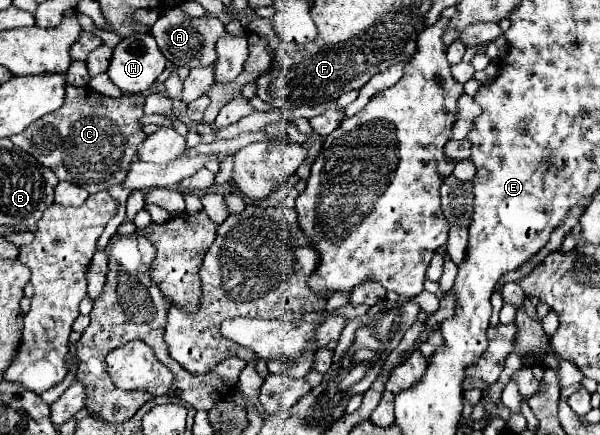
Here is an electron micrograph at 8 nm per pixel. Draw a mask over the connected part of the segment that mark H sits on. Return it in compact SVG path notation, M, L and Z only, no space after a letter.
M137 33L125 37L113 49L107 73L123 93L141 93L155 83L163 73L165 63L153 35Z

